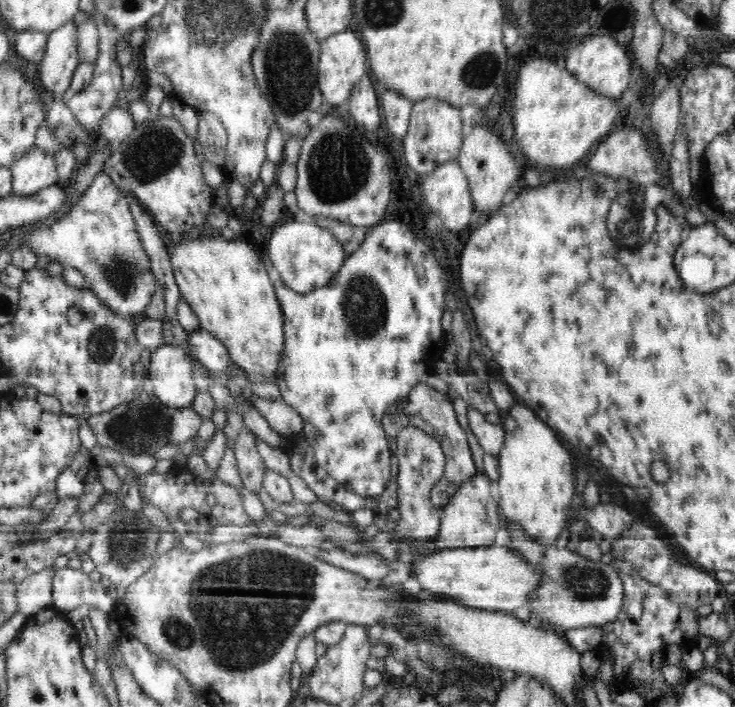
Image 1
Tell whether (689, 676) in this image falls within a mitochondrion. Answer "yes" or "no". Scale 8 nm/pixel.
no

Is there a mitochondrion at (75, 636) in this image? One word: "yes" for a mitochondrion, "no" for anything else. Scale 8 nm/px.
no

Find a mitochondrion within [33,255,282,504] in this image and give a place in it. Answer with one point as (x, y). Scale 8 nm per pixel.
(140, 427)

